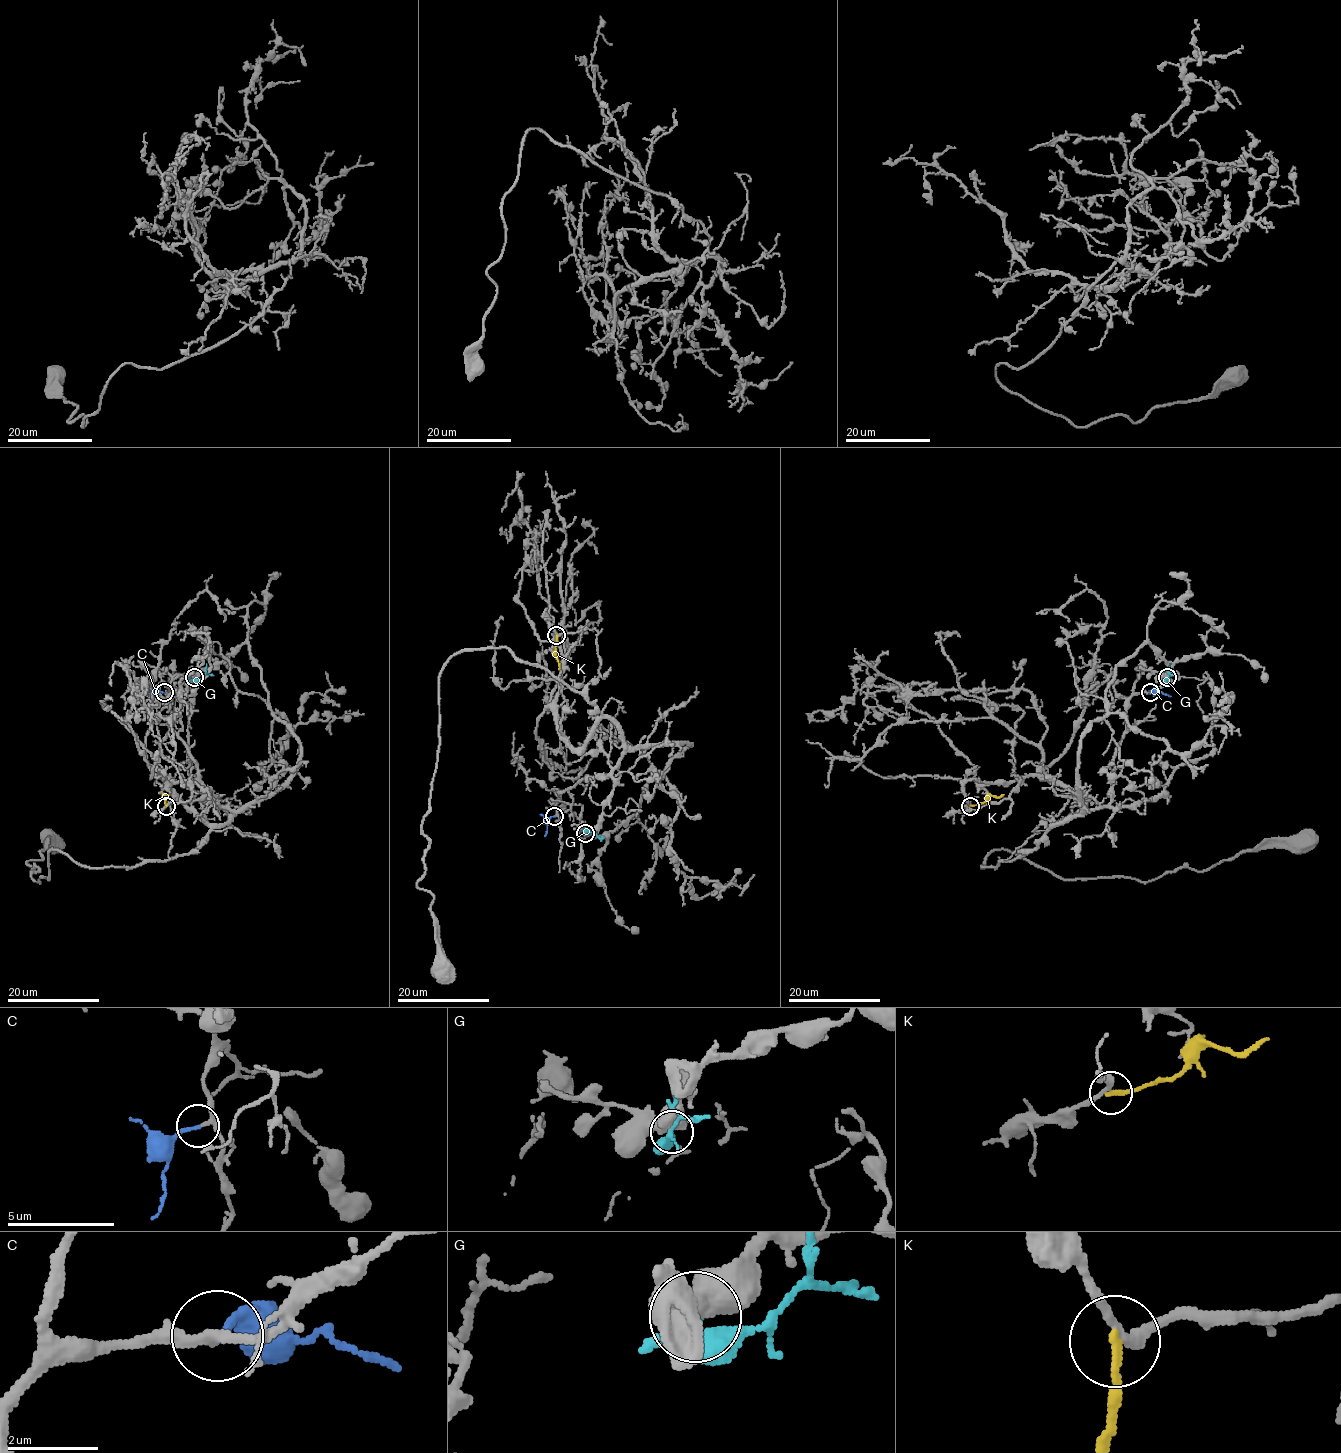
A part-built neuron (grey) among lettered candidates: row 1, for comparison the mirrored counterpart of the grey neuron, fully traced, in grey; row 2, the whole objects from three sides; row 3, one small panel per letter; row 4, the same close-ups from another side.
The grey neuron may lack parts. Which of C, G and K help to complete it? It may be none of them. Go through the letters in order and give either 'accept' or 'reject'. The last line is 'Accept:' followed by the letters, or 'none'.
C: accept
G: reject
K: reject
Accept: C

